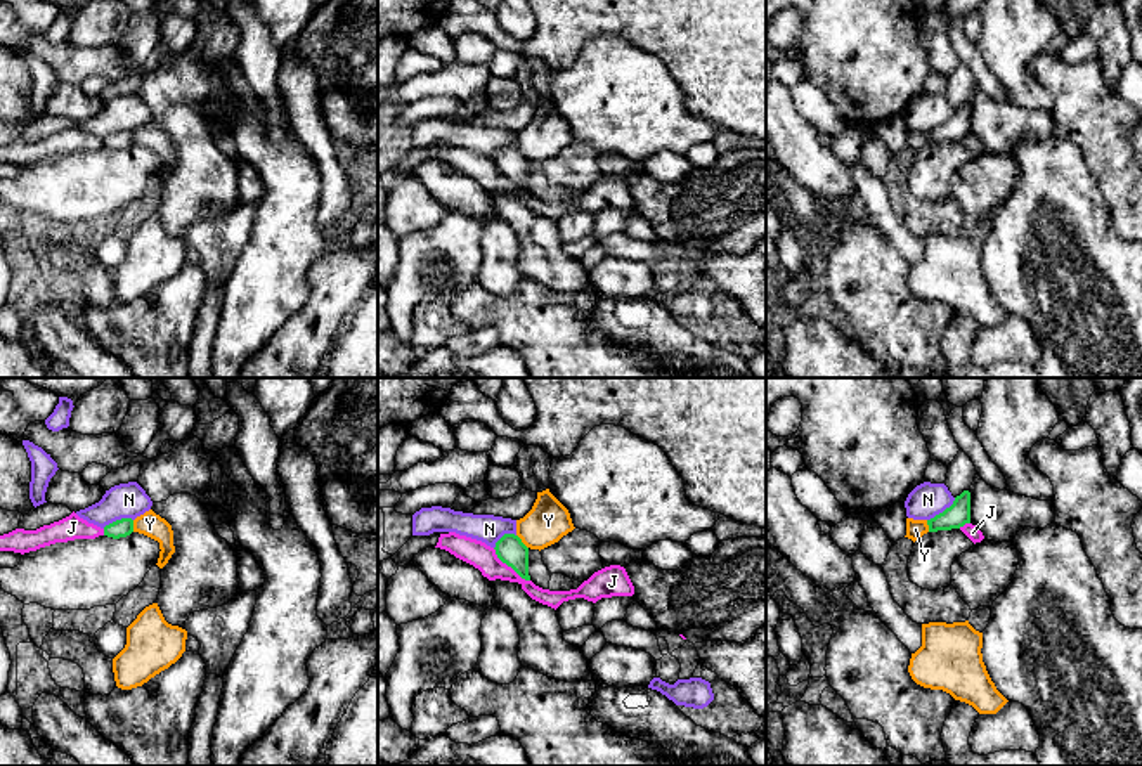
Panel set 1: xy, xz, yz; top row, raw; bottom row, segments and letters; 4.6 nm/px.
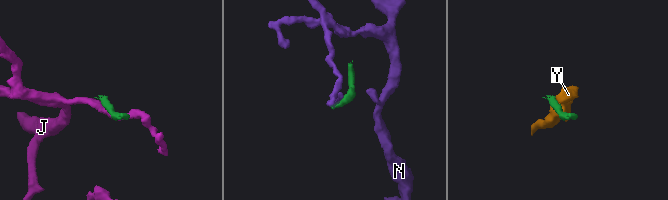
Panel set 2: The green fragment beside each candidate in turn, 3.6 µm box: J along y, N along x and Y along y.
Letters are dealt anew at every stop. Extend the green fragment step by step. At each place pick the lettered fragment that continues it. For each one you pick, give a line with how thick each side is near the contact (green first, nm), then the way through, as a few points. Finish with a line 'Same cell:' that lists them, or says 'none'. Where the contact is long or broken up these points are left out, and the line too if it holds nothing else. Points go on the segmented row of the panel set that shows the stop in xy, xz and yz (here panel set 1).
Same cell: none

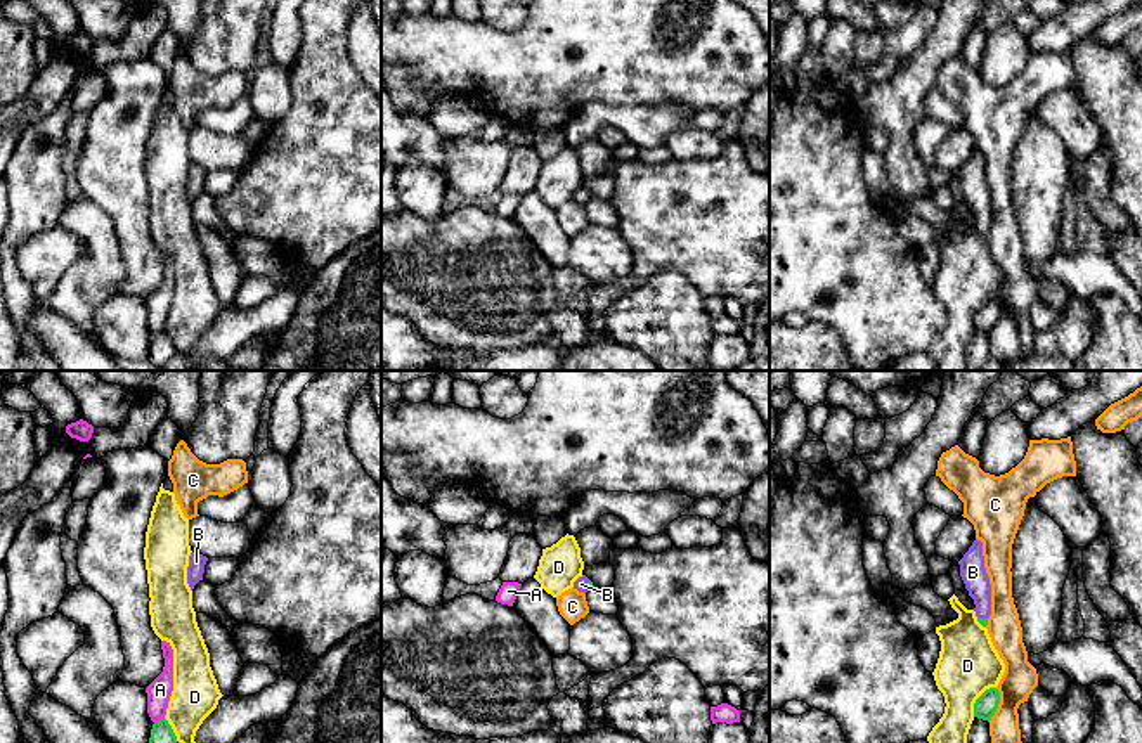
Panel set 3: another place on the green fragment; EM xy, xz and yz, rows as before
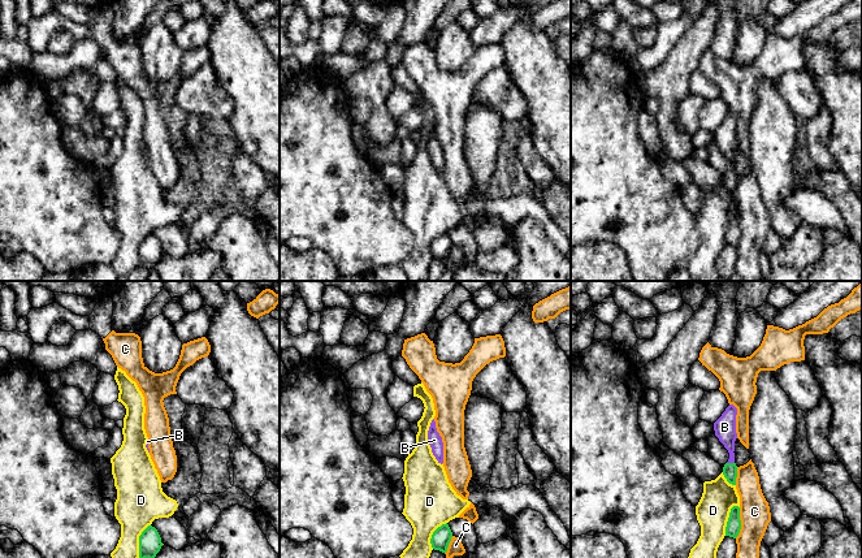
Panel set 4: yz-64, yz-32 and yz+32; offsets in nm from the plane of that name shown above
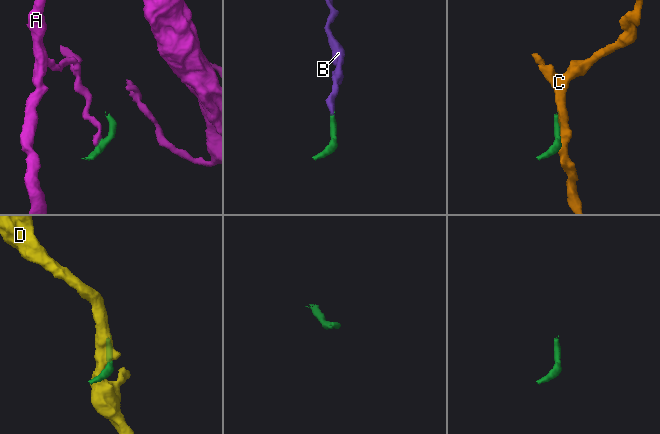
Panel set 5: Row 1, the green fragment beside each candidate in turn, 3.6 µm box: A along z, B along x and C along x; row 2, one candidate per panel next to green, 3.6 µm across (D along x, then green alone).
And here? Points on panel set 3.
B: calibres 40 and 120 nm; way yz (983, 622), (983, 619), (983, 598), (973, 572)
Same cell: B

